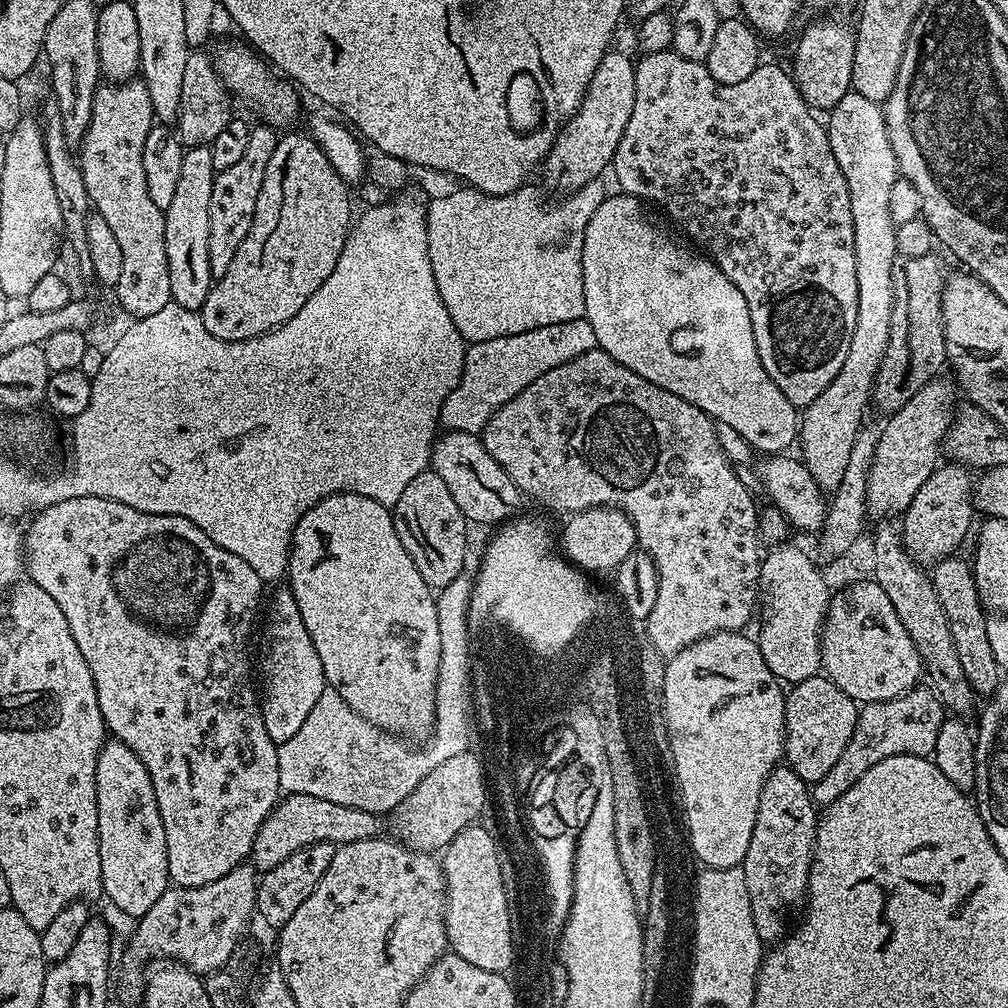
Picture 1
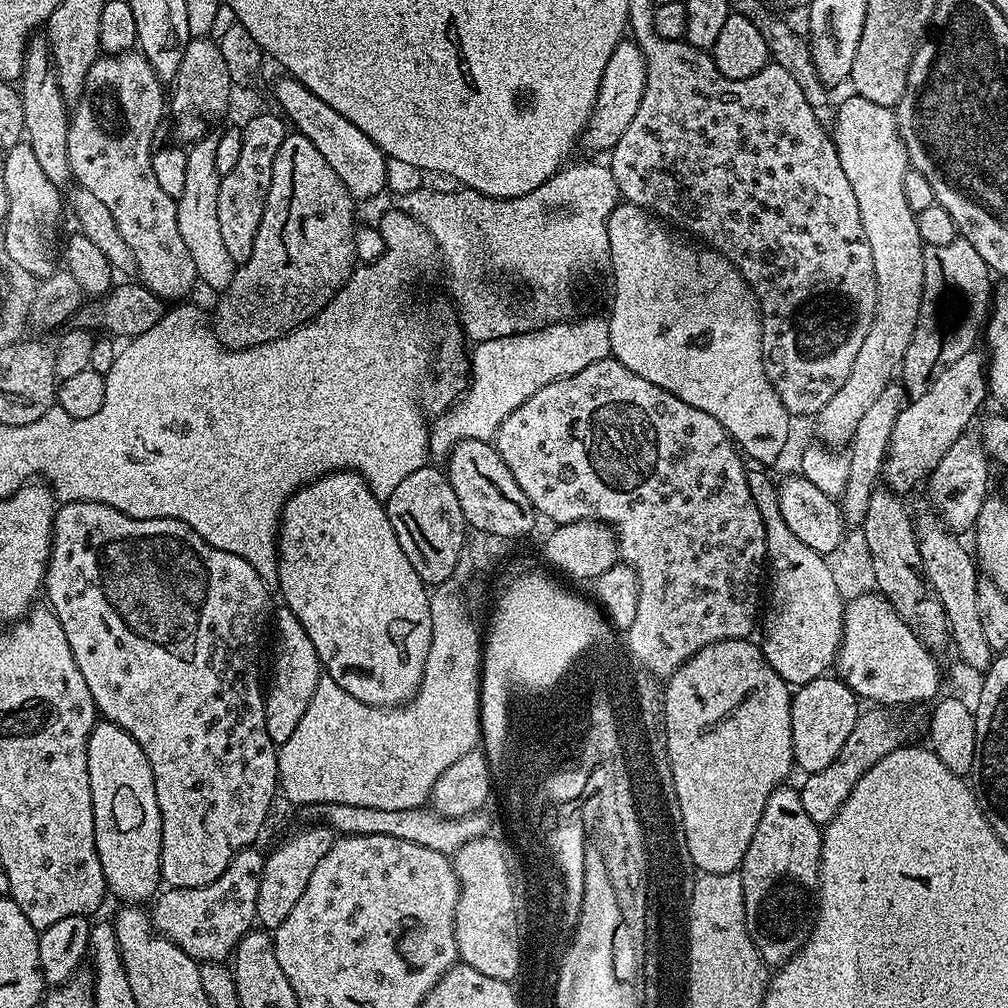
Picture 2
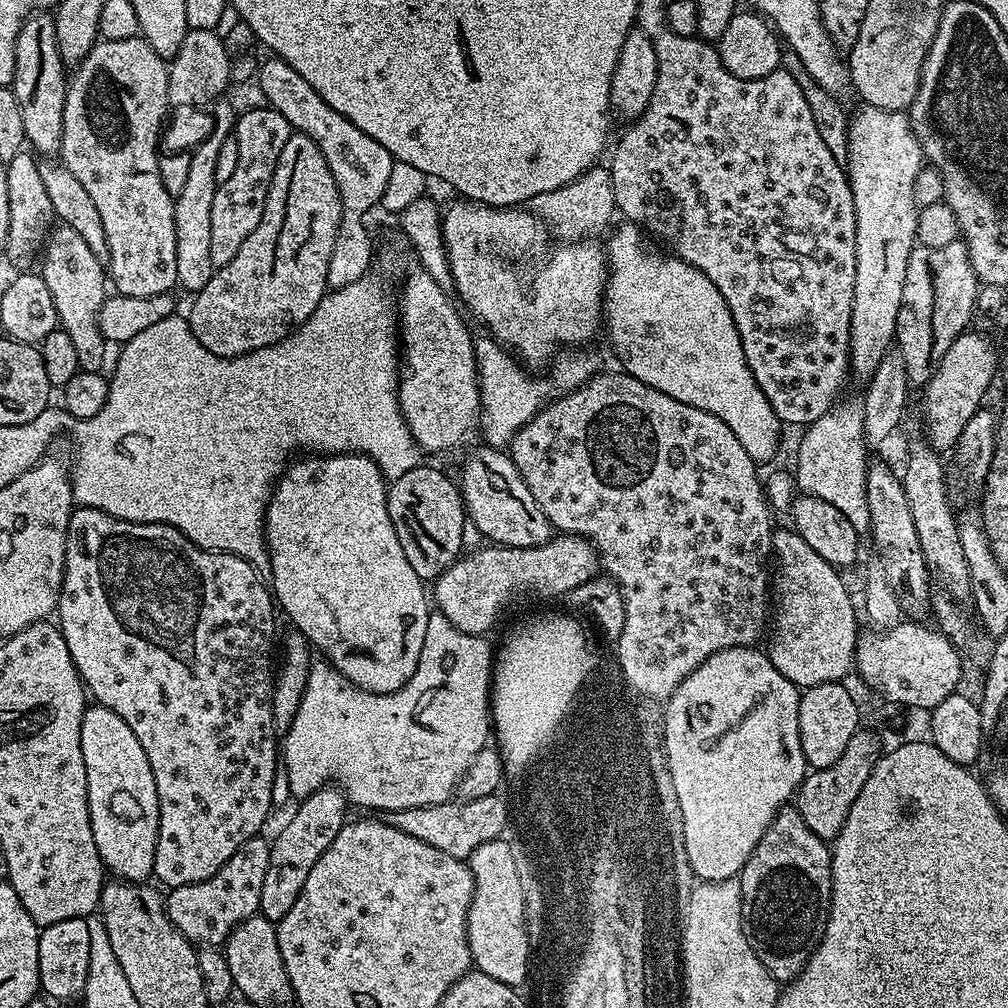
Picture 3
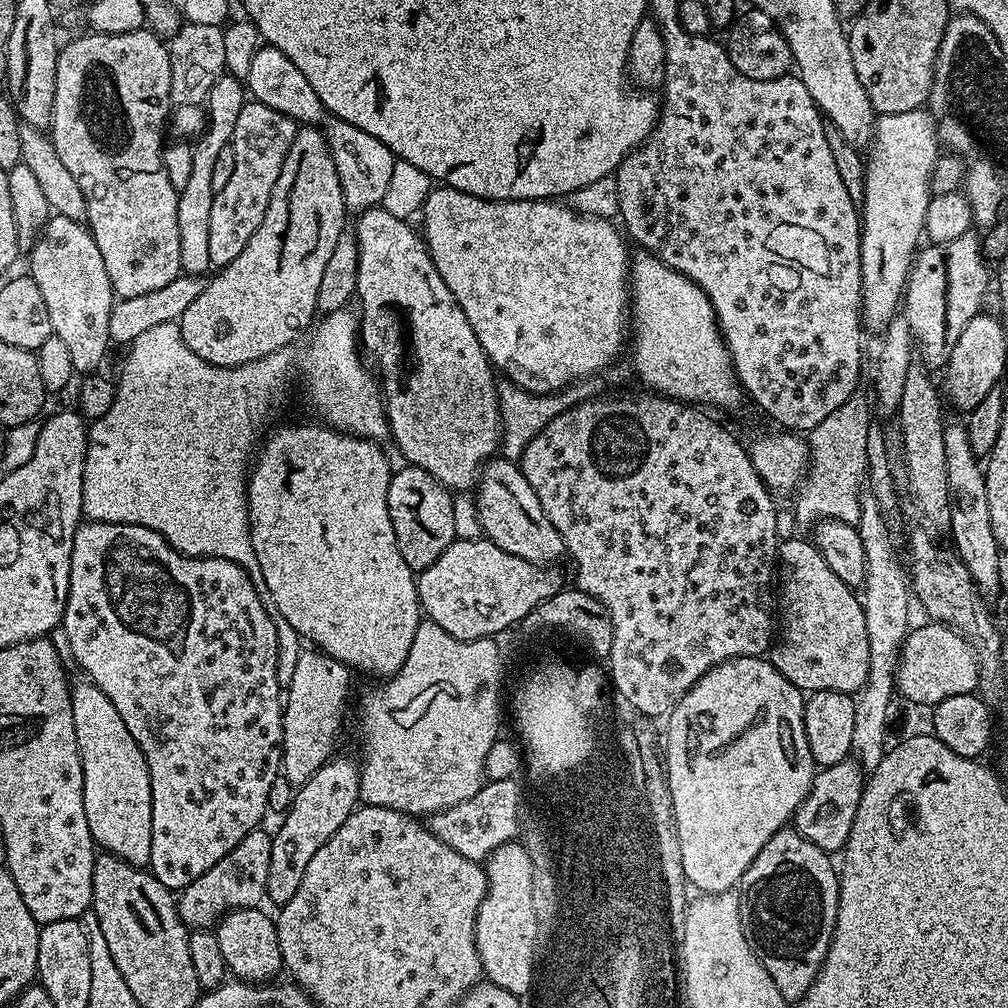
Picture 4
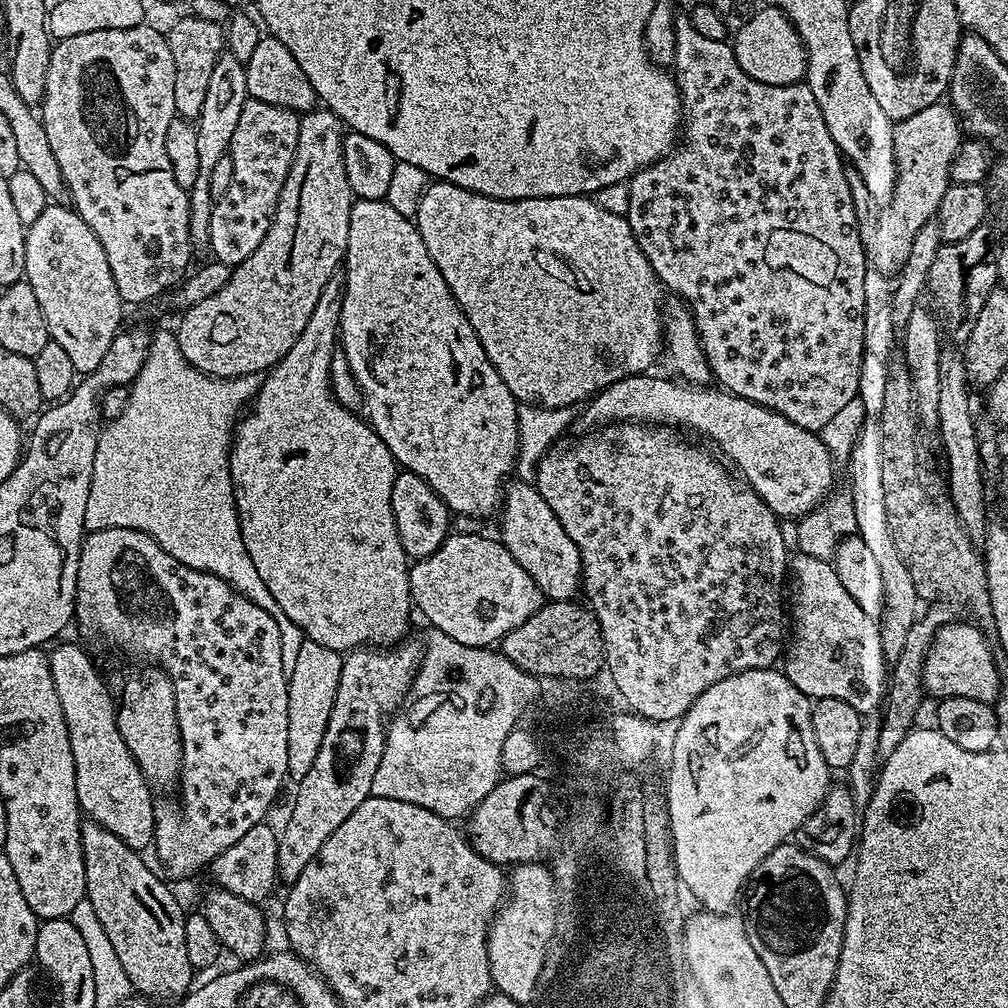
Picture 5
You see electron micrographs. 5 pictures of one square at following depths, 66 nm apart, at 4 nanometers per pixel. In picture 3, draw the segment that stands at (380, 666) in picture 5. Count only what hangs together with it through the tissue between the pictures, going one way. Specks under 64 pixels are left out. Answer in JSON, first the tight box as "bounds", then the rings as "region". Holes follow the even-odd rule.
{"bounds":[259,787,346,922],"region":[[[339,787],[319,788],[314,794],[303,797],[299,804],[300,809],[285,822],[284,829],[270,840],[270,866],[262,882],[259,915],[273,922],[290,914],[290,906],[298,902],[302,886],[306,886],[306,878],[310,878],[310,870],[314,870],[314,862],[322,858],[326,846],[338,838],[338,830],[342,830],[346,822],[346,797]]]}

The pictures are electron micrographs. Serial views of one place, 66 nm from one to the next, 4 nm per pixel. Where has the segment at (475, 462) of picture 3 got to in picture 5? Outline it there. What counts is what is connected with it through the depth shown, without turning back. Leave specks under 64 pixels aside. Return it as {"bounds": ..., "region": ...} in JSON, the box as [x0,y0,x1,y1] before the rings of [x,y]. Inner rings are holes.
{"bounds":[498,483,582,600],"region":[[[509,483],[506,488],[506,506],[499,509],[499,516],[498,539],[500,543],[506,546],[506,550],[510,550],[510,554],[516,559],[518,566],[522,566],[526,570],[526,574],[530,574],[530,578],[534,578],[534,582],[540,587],[540,593],[548,600],[572,600],[575,592],[577,595],[582,588],[580,551],[578,546],[574,546],[574,542],[570,542],[570,534],[566,534],[566,530],[562,530],[562,522],[558,522],[554,510],[550,510],[550,506],[546,506],[546,498],[542,498],[542,494],[531,483]]]}

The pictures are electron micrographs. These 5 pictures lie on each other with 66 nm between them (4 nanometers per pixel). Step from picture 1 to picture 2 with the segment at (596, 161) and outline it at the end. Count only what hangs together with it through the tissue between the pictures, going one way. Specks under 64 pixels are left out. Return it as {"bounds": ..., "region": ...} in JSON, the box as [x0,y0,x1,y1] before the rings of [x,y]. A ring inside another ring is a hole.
{"bounds":[582,38,646,153],"region":[[[625,38],[614,46],[606,70],[602,70],[602,82],[598,86],[598,98],[592,107],[592,116],[584,127],[582,144],[592,152],[611,153],[613,146],[626,134],[634,114],[638,114],[638,105],[642,103],[642,90],[646,90],[646,58],[635,40]]]}

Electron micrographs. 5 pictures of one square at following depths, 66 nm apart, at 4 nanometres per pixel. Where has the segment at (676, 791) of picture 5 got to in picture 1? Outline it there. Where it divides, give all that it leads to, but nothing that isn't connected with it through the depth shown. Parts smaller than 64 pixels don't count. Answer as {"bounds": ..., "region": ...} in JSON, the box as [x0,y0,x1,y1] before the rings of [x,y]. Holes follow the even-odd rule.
{"bounds":[666,632,786,868],"region":[[[719,632],[707,636],[667,661],[666,711],[668,724],[672,724],[674,759],[680,764],[675,779],[680,790],[678,800],[682,810],[684,806],[682,819],[692,853],[701,865],[710,868],[743,865],[746,846],[750,846],[750,834],[754,834],[754,818],[762,786],[784,756],[786,692],[770,666],[766,666],[759,643],[744,635],[748,634]]]}

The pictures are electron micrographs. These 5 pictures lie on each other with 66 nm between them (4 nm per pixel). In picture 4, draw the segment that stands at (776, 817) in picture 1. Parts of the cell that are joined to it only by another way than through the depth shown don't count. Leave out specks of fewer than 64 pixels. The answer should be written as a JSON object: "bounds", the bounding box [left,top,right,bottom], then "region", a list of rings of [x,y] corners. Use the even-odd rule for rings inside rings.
{"bounds":[738,826,840,1002],"region":[[[785,826],[778,830],[778,834],[774,834],[774,838],[770,838],[770,842],[766,842],[766,846],[762,846],[758,858],[750,862],[738,885],[746,938],[762,966],[766,966],[766,974],[774,978],[774,986],[778,986],[788,1002],[800,1000],[808,993],[816,975],[824,967],[824,959],[832,945],[840,897],[840,877],[837,865],[832,865],[832,860],[829,853],[802,838],[795,827]]]}

